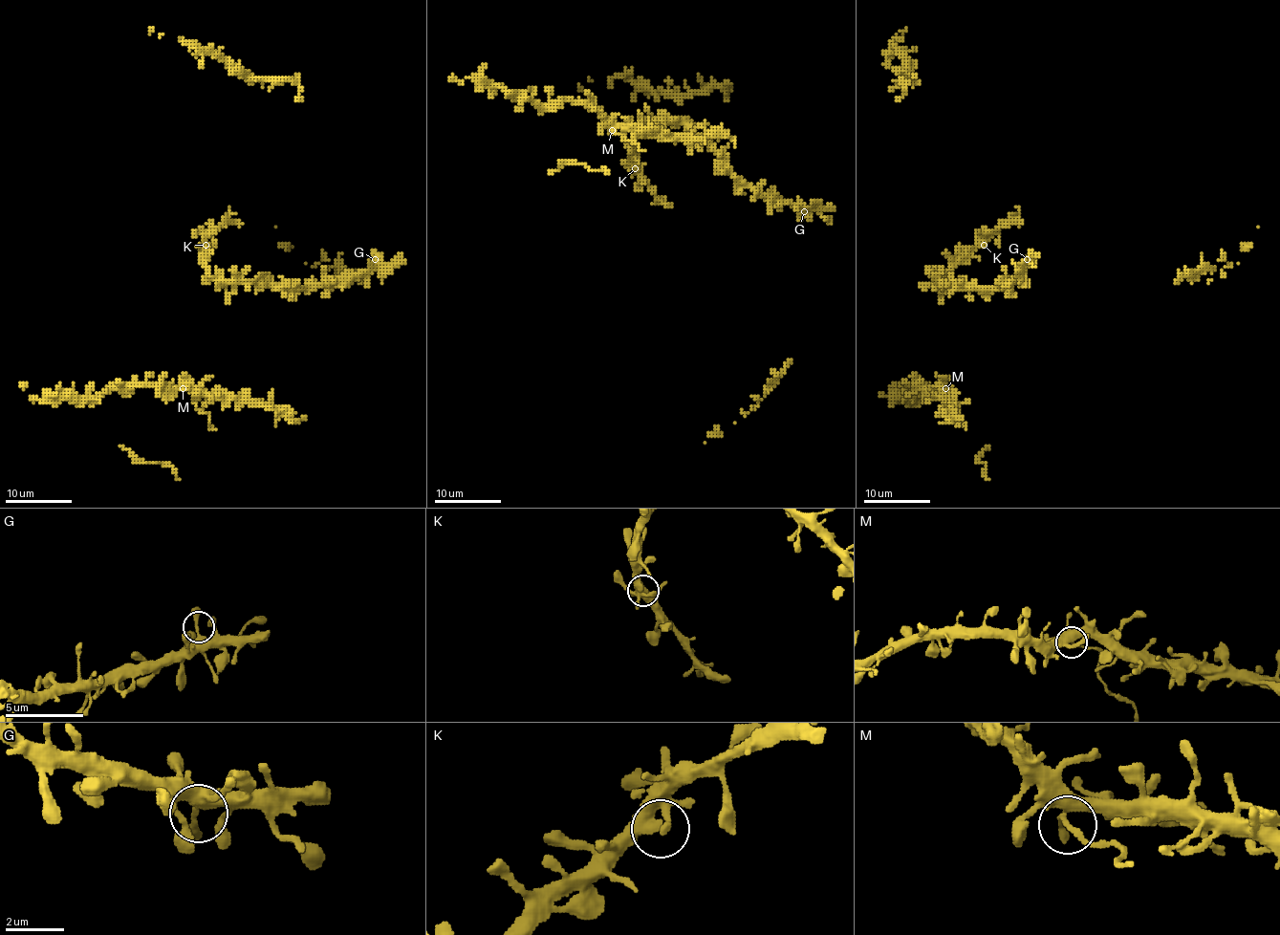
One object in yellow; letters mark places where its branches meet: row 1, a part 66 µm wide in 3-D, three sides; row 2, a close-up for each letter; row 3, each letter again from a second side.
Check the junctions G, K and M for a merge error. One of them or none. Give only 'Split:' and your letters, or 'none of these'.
Split: M

